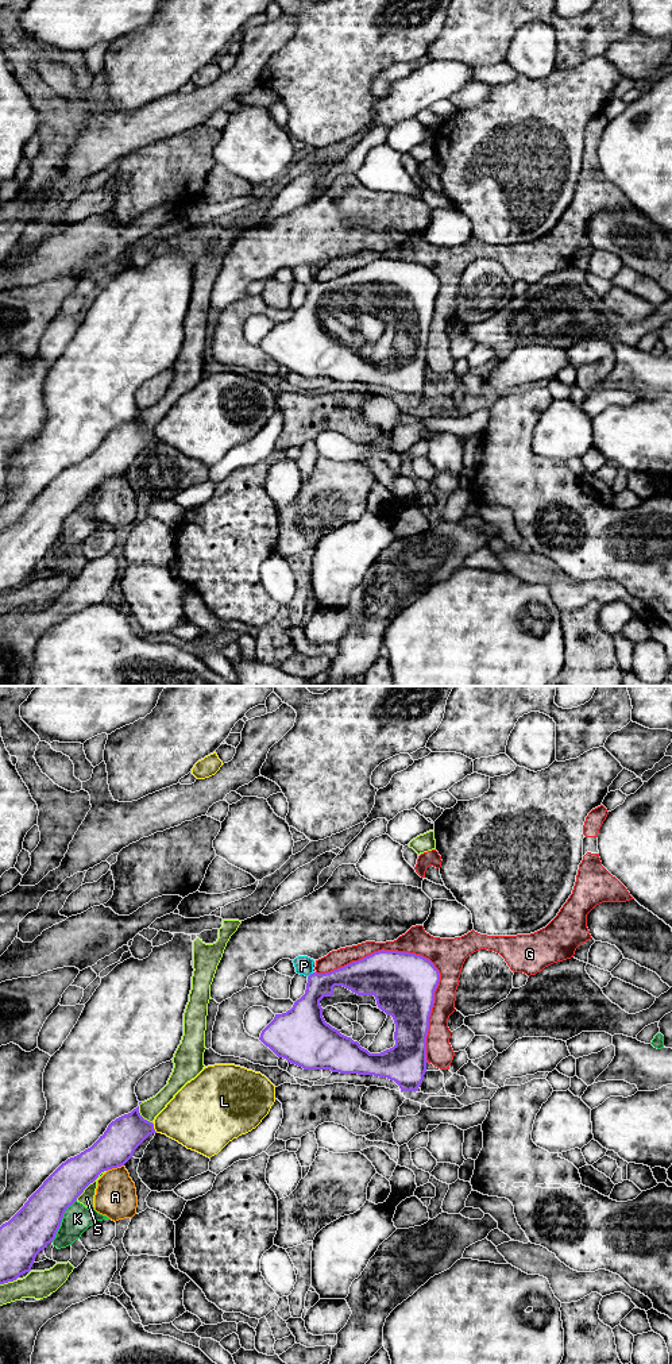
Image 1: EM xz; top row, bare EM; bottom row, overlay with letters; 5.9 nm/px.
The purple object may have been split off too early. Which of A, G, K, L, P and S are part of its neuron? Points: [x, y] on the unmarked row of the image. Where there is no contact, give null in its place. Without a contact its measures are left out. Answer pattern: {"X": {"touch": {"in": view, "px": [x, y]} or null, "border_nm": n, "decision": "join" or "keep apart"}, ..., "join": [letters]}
{"A": {"touch": {"in": "xz", "px": [115, 476]}, "border_nm": 110, "decision": "keep apart"}, "G": {"touch": {"in": "xz", "px": [423, 265]}, "border_nm": 850, "decision": "keep apart"}, "K": {"touch": {"in": "xz", "px": [61, 530]}, "border_nm": 300, "decision": "keep apart"}, "L": {"touch": {"in": "xz", "px": [153, 436]}, "border_nm": 60, "decision": "keep apart"}, "P": {"touch": {"in": "xz", "px": [311, 282]}, "border_nm": 50, "decision": "join"}, "S": {"touch": {"in": "xz", "px": [89, 492]}, "border_nm": 260, "decision": "keep apart"}, "join": ["P"]}

